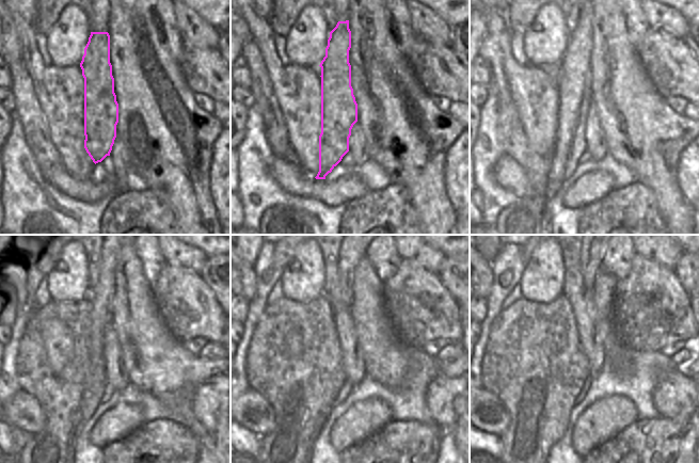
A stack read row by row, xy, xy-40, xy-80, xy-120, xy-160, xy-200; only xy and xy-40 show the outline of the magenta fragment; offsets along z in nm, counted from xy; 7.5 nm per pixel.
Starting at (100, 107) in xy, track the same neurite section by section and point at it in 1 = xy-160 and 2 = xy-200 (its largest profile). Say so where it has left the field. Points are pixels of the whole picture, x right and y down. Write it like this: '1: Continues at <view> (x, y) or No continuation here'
1: Continues at xy-160 (350, 256)
2: Continues at xy-200 (591, 256)

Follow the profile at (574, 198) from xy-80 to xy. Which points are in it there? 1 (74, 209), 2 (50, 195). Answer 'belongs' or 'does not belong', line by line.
1: does not belong
2: does not belong

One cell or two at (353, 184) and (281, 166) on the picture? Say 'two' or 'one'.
one

